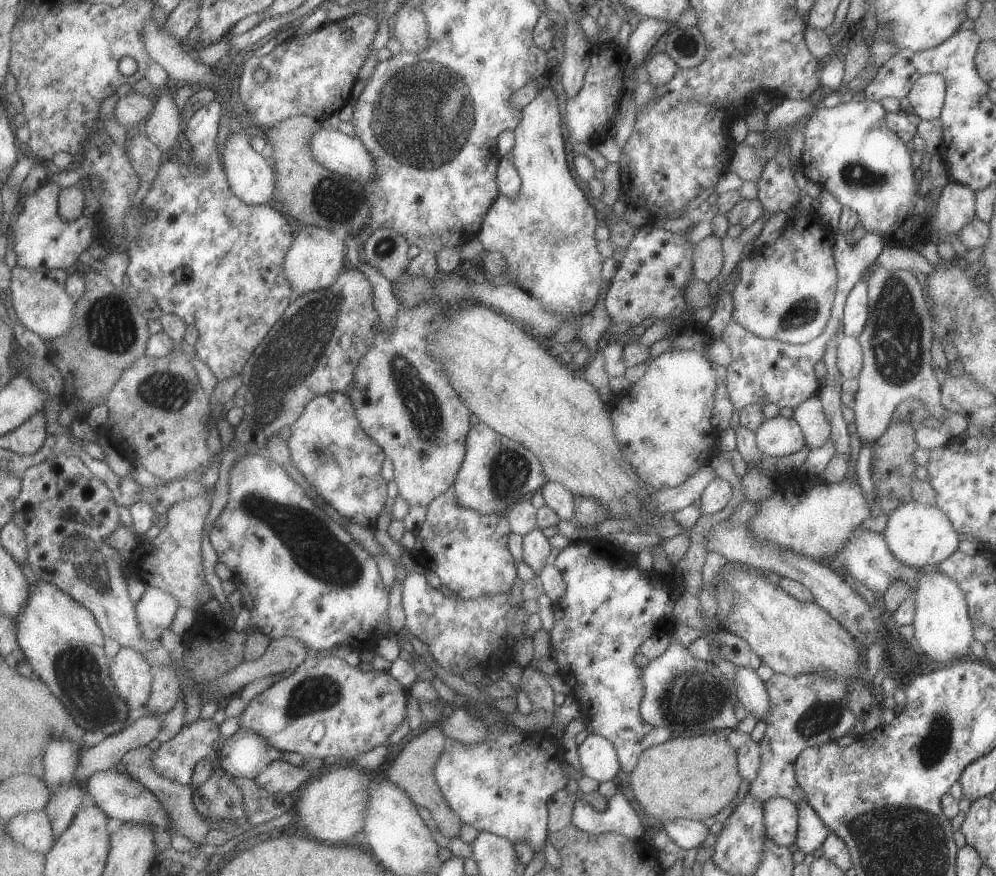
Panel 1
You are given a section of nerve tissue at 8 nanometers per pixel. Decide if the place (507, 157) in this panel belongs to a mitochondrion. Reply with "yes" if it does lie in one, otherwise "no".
no

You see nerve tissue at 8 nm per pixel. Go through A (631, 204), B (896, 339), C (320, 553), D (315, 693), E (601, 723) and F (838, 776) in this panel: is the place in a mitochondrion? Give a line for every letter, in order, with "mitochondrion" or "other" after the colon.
A: other
B: mitochondrion
C: mitochondrion
D: mitochondrion
E: other
F: other

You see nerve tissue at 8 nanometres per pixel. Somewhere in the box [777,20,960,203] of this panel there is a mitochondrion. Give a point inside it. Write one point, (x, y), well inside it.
(855, 174)

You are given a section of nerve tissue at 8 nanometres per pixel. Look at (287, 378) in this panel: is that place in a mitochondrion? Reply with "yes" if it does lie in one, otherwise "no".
yes

